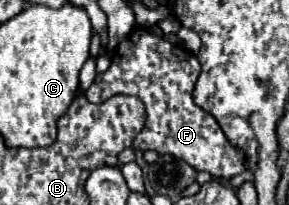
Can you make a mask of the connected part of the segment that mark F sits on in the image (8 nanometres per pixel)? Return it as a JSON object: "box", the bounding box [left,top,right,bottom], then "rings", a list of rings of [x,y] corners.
{"box":[86,26,246,178],"rings":[[[136,26],[116,48],[112,64],[104,74],[98,74],[86,90],[92,104],[102,104],[116,94],[134,94],[142,98],[148,114],[148,124],[134,138],[134,150],[154,150],[158,154],[172,154],[188,162],[194,170],[204,170],[214,178],[226,178],[246,170],[244,156],[236,150],[212,114],[204,112],[192,102],[192,90],[200,74],[198,58],[180,44],[172,44],[144,26]]]}

